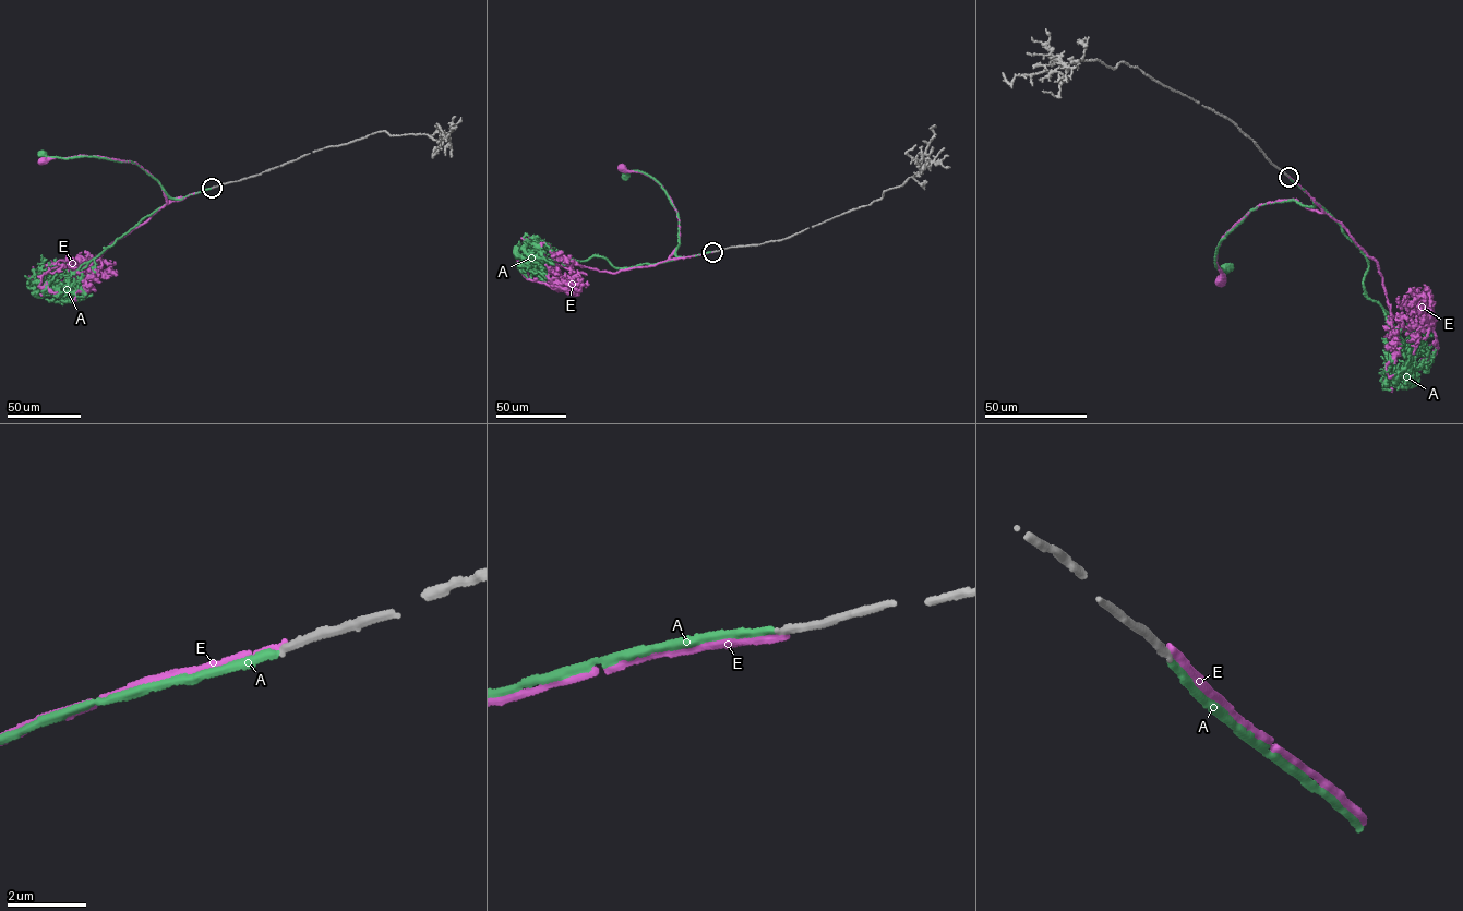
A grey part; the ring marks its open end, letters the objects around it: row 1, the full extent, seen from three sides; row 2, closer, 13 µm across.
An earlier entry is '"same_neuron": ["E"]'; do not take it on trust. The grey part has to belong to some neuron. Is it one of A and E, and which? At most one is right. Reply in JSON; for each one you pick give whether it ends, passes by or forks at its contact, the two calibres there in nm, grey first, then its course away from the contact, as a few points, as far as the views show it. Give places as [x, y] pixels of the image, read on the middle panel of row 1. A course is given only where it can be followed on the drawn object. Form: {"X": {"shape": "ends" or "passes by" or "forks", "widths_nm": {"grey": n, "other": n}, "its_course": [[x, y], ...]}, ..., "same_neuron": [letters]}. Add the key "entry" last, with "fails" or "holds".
{"A": {"shape": "ends", "widths_nm": {"grey": 200, "other": 180}, "its_course": [[712, 252], [683, 258], [676, 255], [679, 218], [666, 191], [640, 171], [625, 175]]}, "same_neuron": ["A"], "entry": "fails"}

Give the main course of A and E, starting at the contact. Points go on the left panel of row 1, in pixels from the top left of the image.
A: (212, 188), (178, 200), (167, 195), (158, 180), (134, 163), (96, 156), (64, 158), (42, 154)
E: (212, 188), (168, 203), (158, 180), (134, 163), (80, 155), (42, 160)

